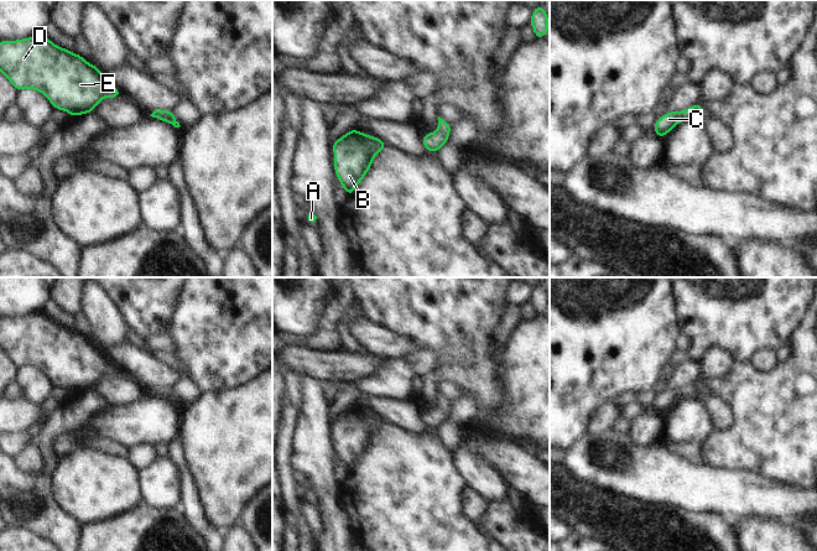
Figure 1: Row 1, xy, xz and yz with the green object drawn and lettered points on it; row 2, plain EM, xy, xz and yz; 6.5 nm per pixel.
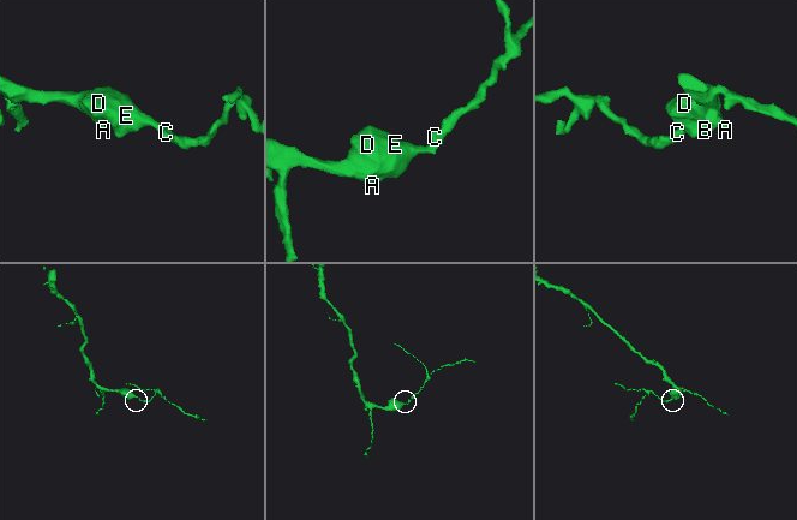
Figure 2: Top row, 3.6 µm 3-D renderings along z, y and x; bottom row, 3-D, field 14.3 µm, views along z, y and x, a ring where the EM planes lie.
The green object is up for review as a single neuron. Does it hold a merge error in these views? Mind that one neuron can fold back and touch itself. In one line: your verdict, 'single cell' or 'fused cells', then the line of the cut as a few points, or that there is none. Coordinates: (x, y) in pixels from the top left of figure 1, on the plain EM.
single cell; cut none

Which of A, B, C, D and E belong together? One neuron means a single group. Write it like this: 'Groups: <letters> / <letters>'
Groups: A B C D E

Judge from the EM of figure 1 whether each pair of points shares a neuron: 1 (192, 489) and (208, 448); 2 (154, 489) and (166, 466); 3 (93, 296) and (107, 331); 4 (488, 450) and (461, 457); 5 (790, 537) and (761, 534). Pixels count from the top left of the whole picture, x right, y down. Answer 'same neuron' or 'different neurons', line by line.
1: different neurons
2: same neuron
3: same neuron
4: different neurons
5: same neuron

